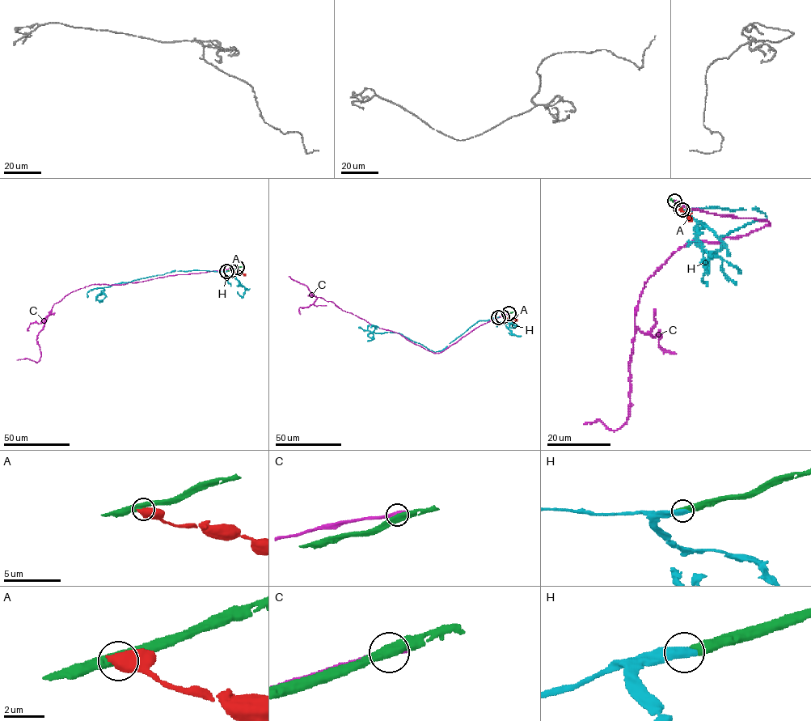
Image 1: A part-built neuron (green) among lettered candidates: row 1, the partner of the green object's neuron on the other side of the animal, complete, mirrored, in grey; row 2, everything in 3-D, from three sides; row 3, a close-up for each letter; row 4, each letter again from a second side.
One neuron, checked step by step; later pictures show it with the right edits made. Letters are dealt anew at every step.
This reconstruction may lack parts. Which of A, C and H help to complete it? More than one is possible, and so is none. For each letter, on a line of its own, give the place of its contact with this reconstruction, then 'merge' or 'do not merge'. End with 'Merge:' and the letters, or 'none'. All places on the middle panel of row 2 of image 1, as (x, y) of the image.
A: contact (502, 316); do not merge
C: contact (508, 313); do not merge
H: contact (498, 317); merge
Merge: H

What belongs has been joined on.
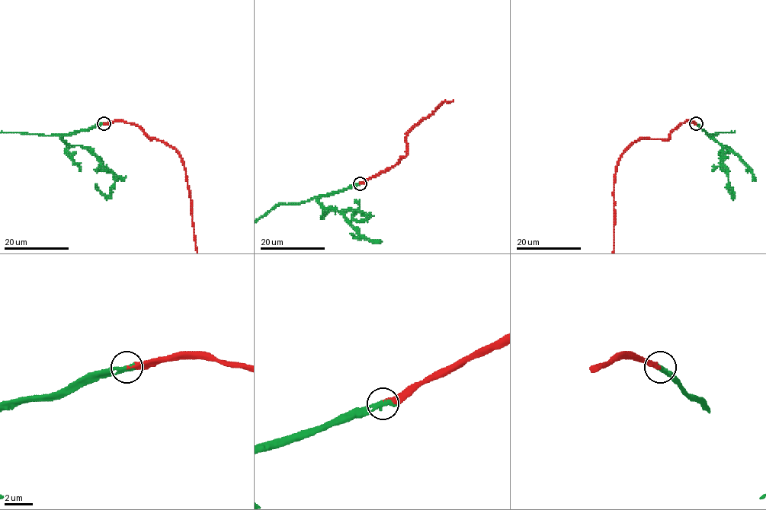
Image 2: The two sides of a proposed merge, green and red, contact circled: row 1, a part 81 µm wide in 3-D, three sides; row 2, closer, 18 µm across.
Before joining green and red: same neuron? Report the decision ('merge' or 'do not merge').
merge

